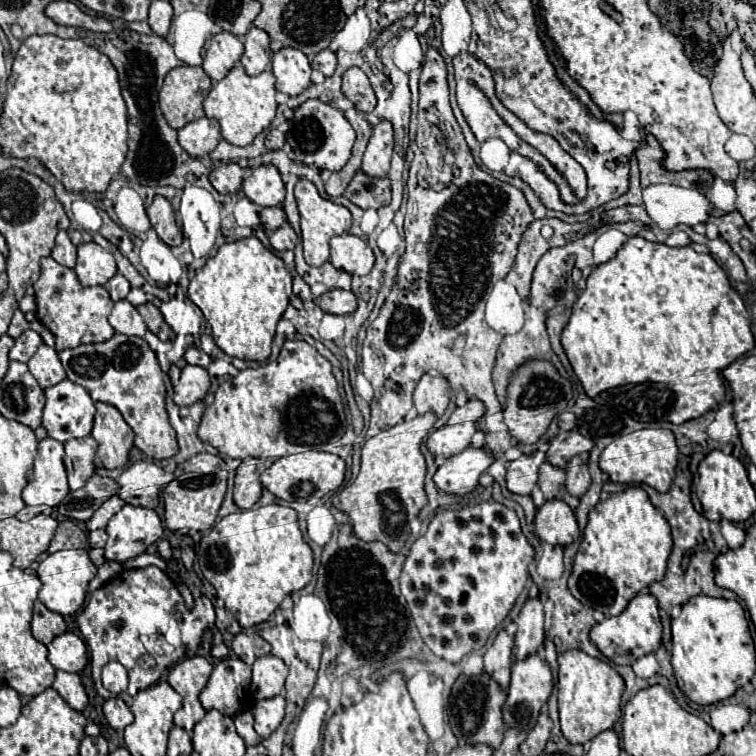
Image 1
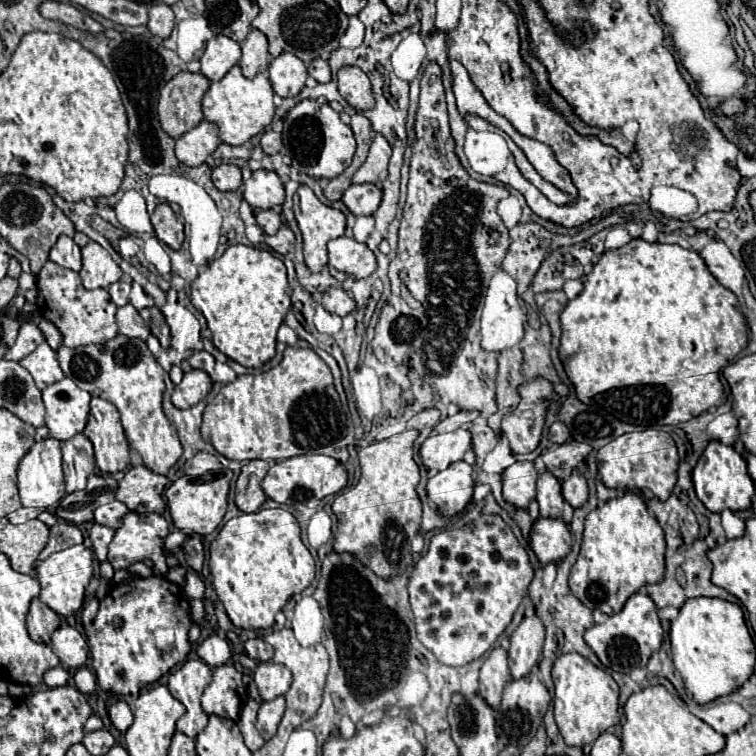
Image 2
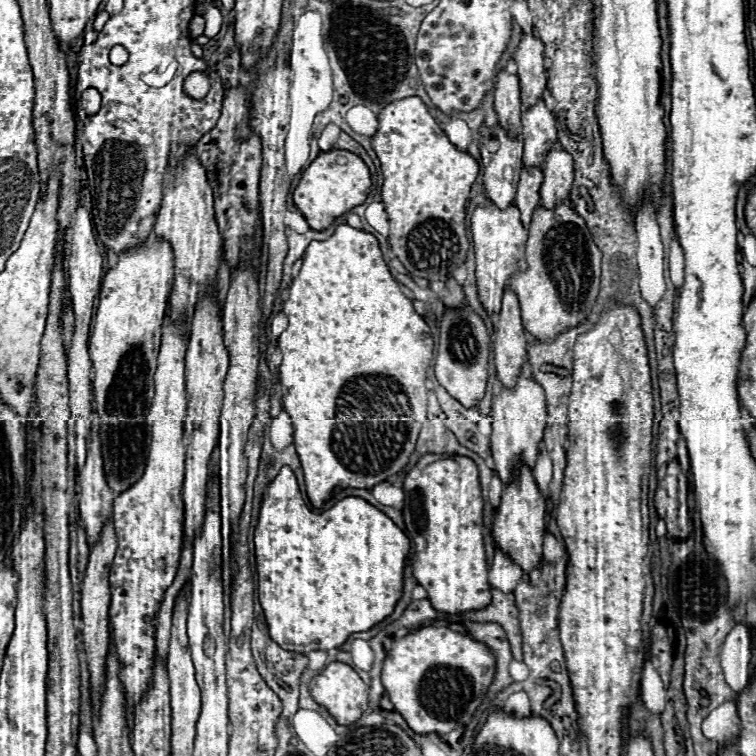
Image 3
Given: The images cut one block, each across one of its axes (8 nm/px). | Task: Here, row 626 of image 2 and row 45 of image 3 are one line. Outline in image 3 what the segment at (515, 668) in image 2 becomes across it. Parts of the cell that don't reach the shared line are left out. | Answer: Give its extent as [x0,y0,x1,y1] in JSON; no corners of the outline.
[514,32,546,106]

